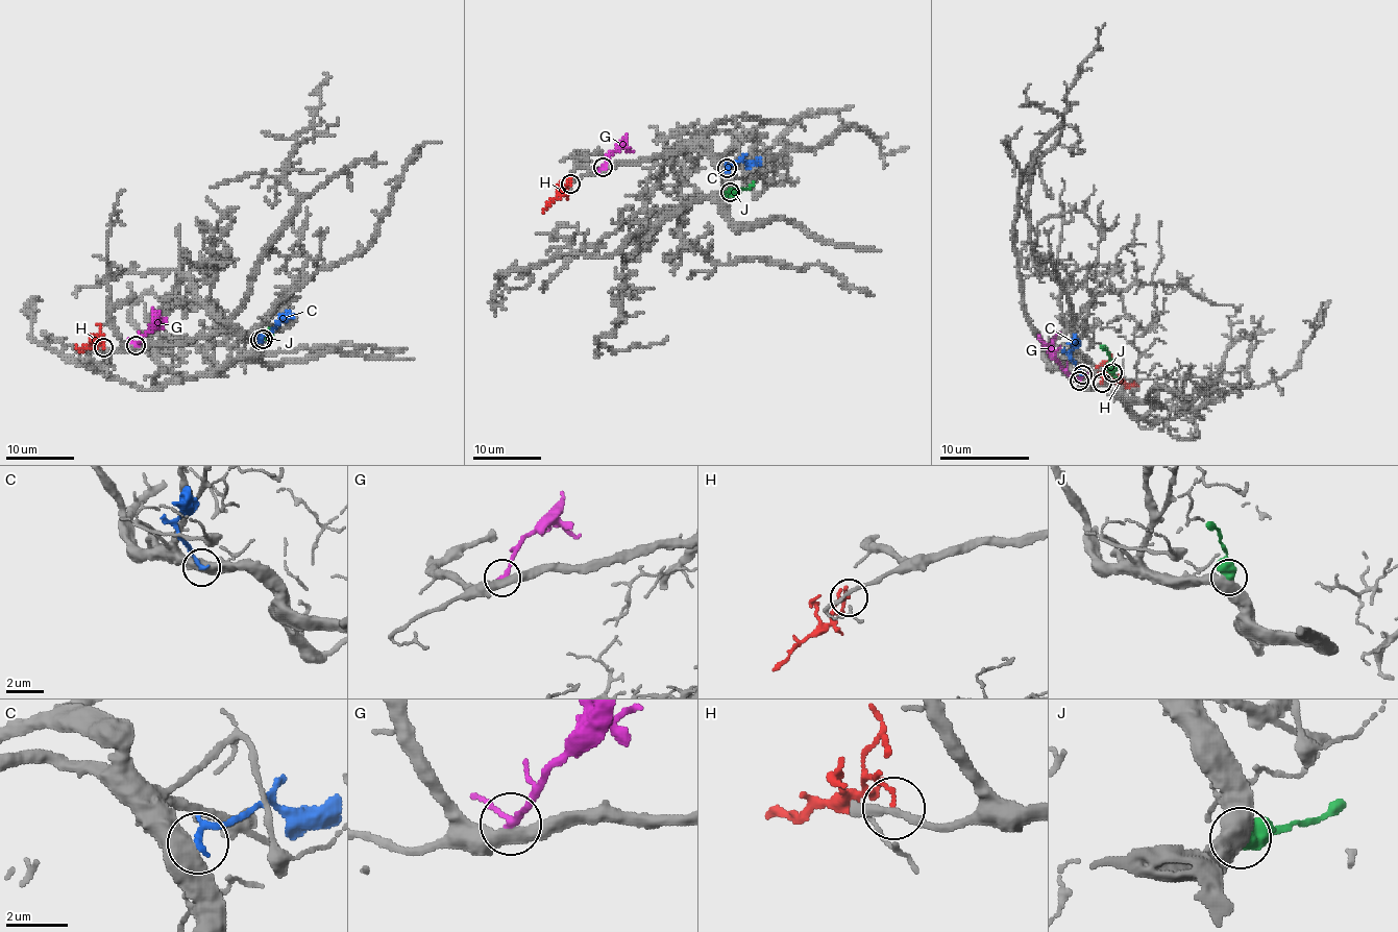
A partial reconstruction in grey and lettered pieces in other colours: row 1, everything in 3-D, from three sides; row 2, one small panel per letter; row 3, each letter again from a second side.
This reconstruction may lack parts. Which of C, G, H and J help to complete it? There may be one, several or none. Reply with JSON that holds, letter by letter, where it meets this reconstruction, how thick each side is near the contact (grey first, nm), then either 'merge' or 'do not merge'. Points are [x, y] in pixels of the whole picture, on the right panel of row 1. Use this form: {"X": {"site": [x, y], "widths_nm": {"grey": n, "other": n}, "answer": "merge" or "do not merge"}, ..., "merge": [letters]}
{"C": {"site": [1082, 374], "widths_nm": {"grey": 500, "other": 220}, "answer": "do not merge"}, "G": {"site": [1079, 381], "widths_nm": {"grey": 420, "other": 180}, "answer": "do not merge"}, "H": {"site": [1102, 383], "widths_nm": {"grey": 240, "other": 90}, "answer": "do not merge"}, "J": {"site": [1112, 372], "widths_nm": {"grey": 550, "other": 650}, "answer": "do not merge"}, "merge": []}

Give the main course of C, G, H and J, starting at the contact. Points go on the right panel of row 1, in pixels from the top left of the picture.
C: (1082, 374), (1071, 357), (1071, 343), (1076, 339)
G: (1080, 382), (1064, 368), (1037, 334)
H: (1103, 384), (1103, 376), (1111, 374), (1129, 386), (1138, 386)
J: (1111, 372), (1109, 352), (1103, 345)

